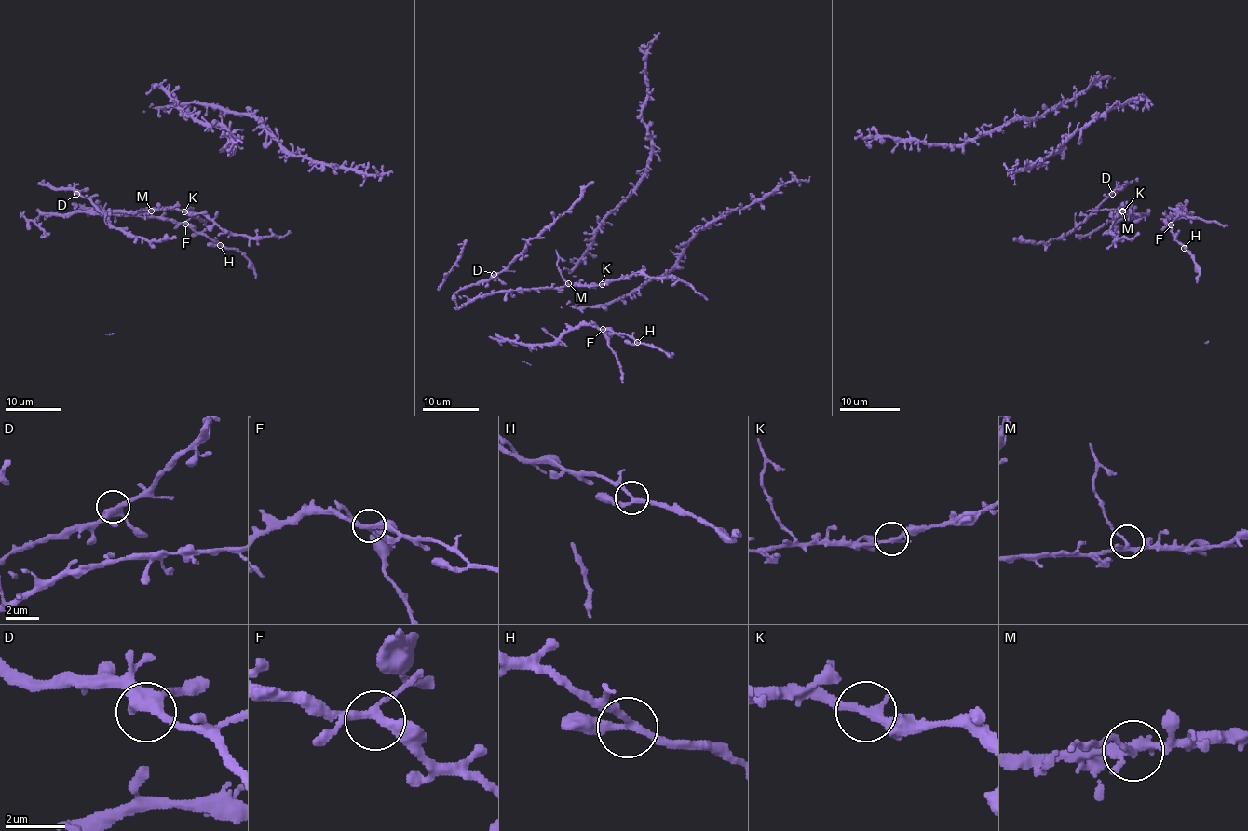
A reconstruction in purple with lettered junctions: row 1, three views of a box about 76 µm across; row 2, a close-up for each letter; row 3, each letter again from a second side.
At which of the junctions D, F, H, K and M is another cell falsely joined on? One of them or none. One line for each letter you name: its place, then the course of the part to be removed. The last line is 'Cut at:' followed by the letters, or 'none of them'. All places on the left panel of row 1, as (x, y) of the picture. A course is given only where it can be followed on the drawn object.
M: Place: (151, 211). Course of the part to remove: (152, 210), (143, 209), (139, 211)
Cut at: M

